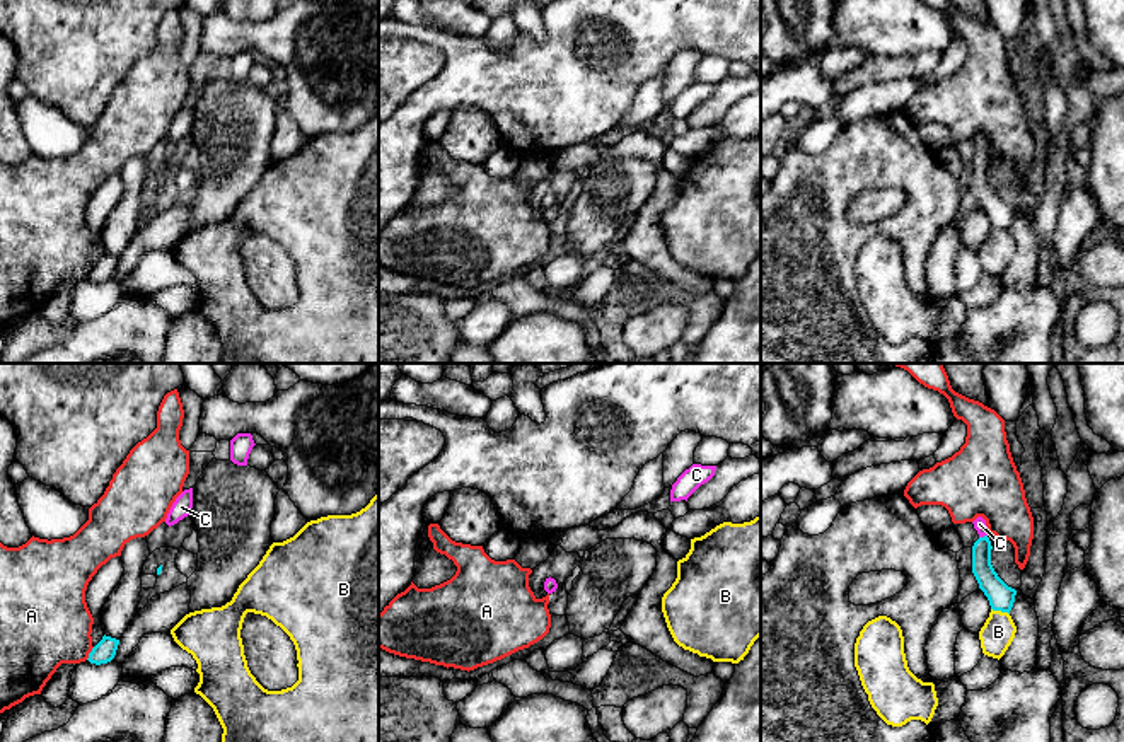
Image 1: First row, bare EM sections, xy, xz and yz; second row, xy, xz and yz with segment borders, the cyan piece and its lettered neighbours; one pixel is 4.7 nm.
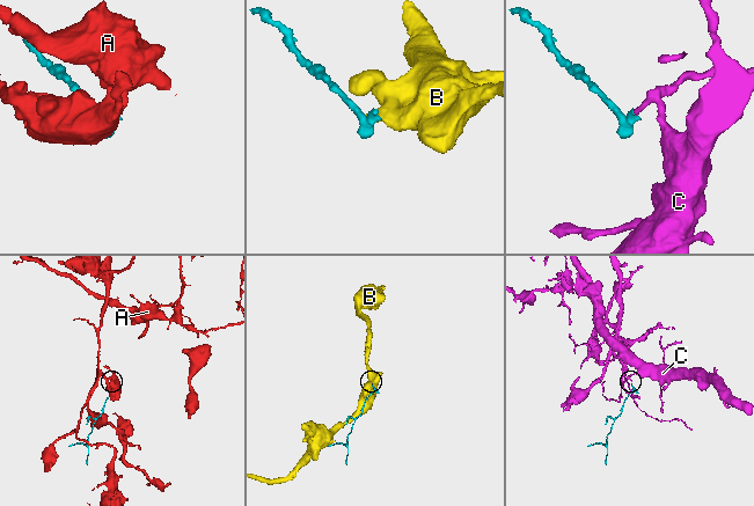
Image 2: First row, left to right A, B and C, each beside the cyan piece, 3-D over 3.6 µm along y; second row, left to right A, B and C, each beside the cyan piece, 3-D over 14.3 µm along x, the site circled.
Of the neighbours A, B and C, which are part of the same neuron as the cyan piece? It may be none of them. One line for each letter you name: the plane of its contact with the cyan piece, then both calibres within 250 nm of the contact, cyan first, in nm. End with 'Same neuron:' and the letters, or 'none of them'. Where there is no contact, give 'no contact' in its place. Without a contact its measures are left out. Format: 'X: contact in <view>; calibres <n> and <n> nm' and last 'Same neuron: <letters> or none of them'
C: contact in yz; calibres 110 and 60 nm
Same neuron: C

